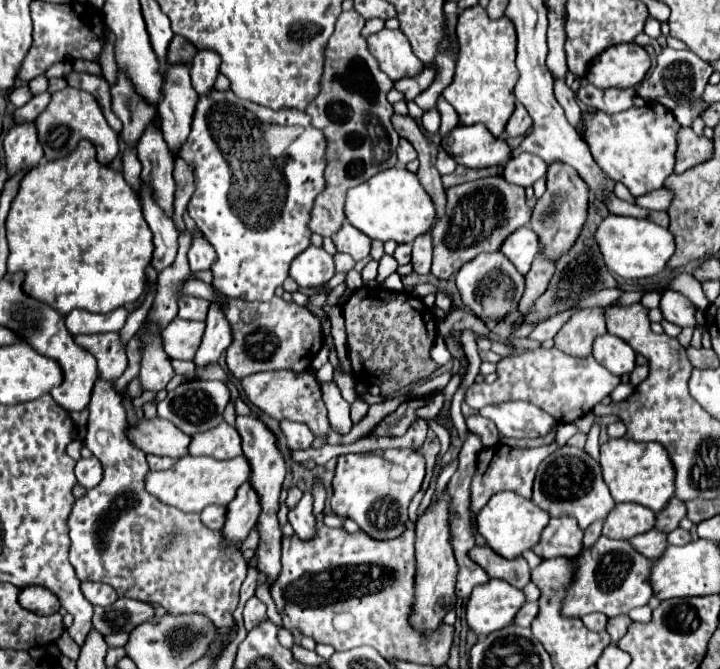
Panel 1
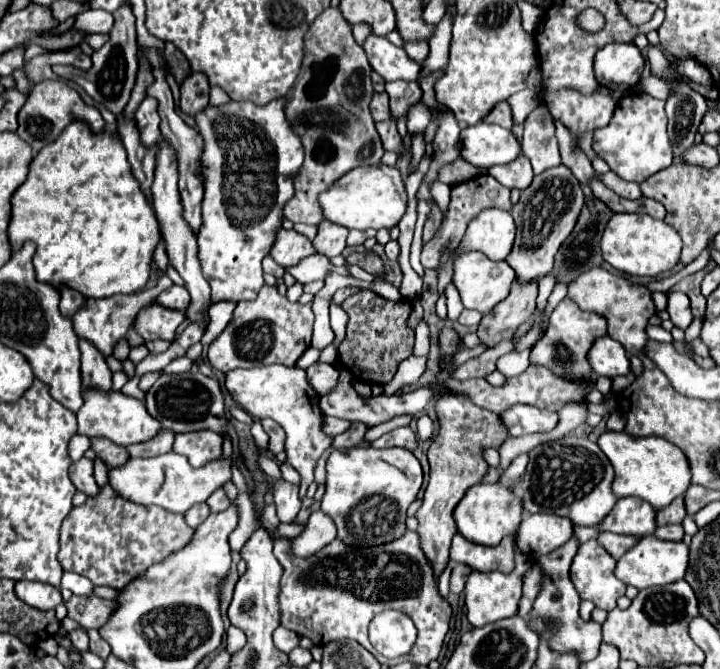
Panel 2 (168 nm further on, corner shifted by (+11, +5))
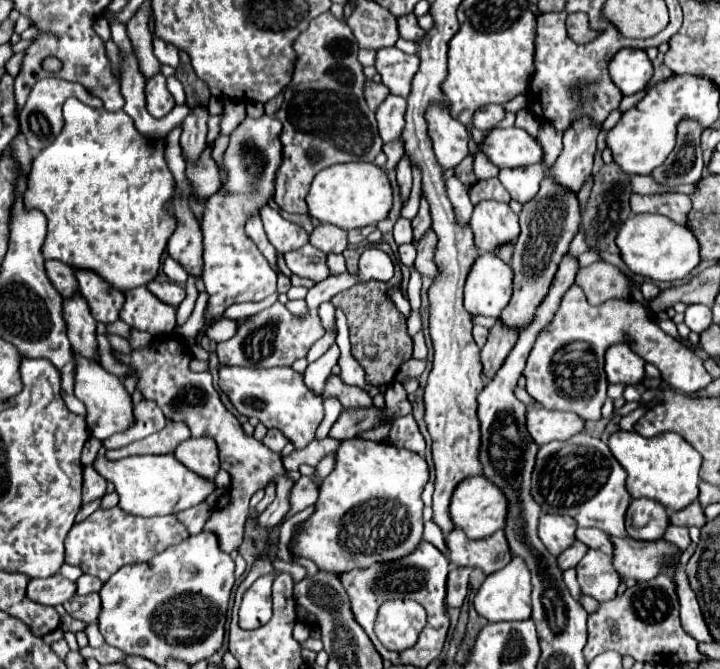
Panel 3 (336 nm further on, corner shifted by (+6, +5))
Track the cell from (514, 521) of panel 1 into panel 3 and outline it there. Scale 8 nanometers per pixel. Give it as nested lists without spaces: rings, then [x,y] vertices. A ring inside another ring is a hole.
[[[474,475],[470,479],[462,479],[462,483],[458,483],[458,487],[454,489],[454,495],[450,499],[450,519],[466,533],[466,537],[484,539],[504,527],[506,505],[508,503],[504,493],[494,483],[490,483],[482,475]]]

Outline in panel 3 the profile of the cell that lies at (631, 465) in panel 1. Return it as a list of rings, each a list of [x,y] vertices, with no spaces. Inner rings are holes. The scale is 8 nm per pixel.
[[[616,431],[608,447],[612,455],[618,459],[618,463],[628,473],[626,487],[632,495],[632,499],[654,499],[662,503],[664,507],[678,511],[688,507],[698,497],[698,483],[700,483],[700,465],[702,455],[678,433],[660,433],[656,437],[642,437],[636,431]]]

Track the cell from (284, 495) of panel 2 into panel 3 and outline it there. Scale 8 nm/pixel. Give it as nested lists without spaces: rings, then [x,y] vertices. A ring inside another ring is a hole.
[[[174,335],[166,337],[154,337],[150,345],[132,349],[128,355],[116,353],[112,349],[114,357],[130,367],[130,373],[126,377],[136,377],[136,389],[142,393],[144,399],[154,401],[170,421],[184,421],[194,438],[210,437],[216,441],[220,451],[220,467],[230,473],[230,487],[228,487],[228,505],[222,509],[212,509],[210,519],[206,521],[204,531],[214,531],[218,535],[218,543],[222,551],[236,551],[242,545],[244,537],[244,523],[248,517],[248,501],[250,497],[268,481],[274,481],[277,489],[277,504],[274,501],[260,513],[258,525],[260,527],[274,527],[280,523],[280,519],[290,509],[289,494],[293,482],[285,475],[285,468],[282,465],[282,457],[262,443],[258,443],[254,437],[246,435],[238,423],[238,419],[222,405],[210,373],[192,373],[190,371],[190,349],[182,343],[182,339]],[[250,485],[250,487],[246,487]],[[258,485],[258,487],[256,487]]]

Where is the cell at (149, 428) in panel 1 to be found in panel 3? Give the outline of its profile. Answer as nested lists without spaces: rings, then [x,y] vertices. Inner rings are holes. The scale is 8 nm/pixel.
[[[74,353],[76,357],[76,369],[74,369],[74,395],[86,405],[88,415],[86,415],[86,423],[90,429],[90,435],[104,441],[114,433],[126,431],[128,425],[132,425],[134,415],[132,415],[132,397],[126,393],[122,381],[108,373],[98,359],[86,359],[78,353]]]

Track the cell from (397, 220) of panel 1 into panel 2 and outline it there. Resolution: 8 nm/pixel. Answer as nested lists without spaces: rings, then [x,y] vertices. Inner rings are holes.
[[[363,165],[347,175],[343,175],[339,181],[333,183],[333,187],[319,195],[319,205],[323,209],[325,219],[343,225],[347,229],[391,229],[395,227],[401,217],[407,211],[407,191],[405,183],[401,179],[401,173],[395,167],[389,165]]]

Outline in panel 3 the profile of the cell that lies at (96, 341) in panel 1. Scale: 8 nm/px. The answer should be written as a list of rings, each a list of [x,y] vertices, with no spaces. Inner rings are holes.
[[[76,271],[76,279],[82,295],[92,309],[94,319],[102,323],[116,321],[124,305],[124,293],[114,291],[114,287],[110,287],[110,283],[106,283],[104,279],[98,279],[94,271]]]

